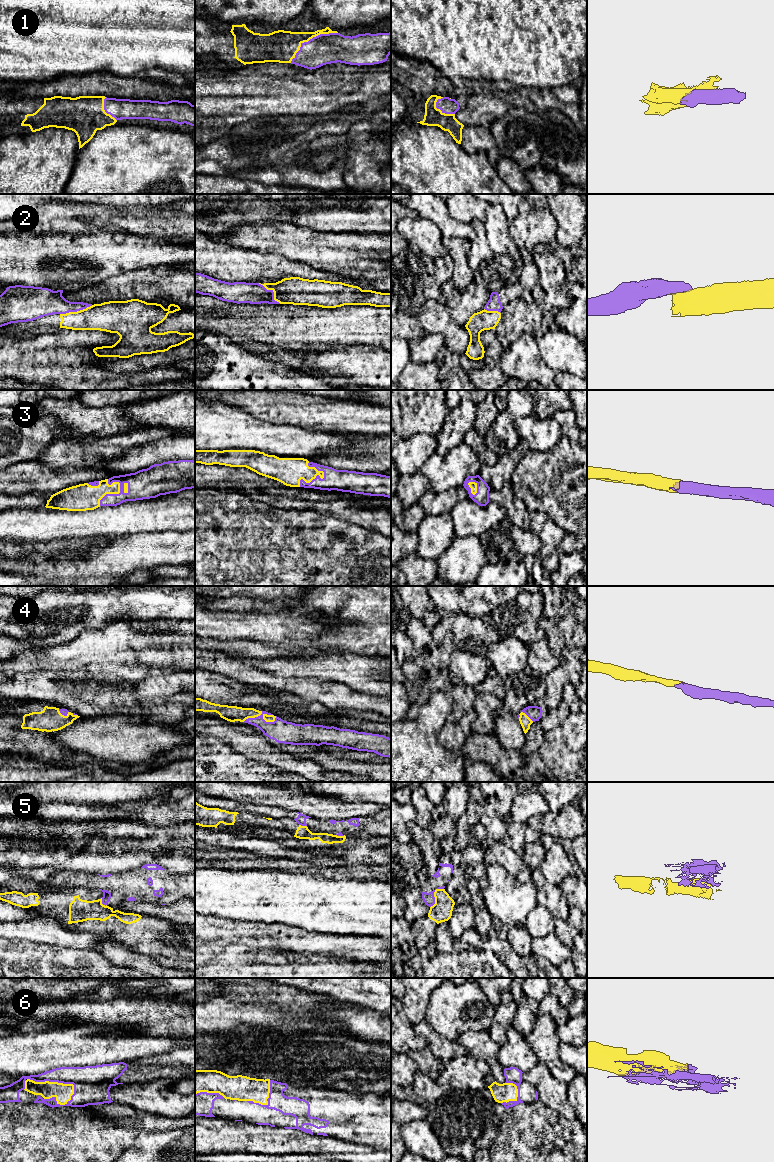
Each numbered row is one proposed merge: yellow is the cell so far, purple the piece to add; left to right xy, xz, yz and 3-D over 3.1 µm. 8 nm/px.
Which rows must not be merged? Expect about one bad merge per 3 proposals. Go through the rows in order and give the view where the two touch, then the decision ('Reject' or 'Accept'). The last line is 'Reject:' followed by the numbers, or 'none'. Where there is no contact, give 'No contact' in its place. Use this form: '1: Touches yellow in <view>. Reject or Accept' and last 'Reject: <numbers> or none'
1: Touches yellow in xz. Accept
2: Touches yellow in xy. Reject
3: Touches yellow in xz. Accept
4: Touches yellow in xz. Accept
5: Touches yellow in yz. Reject
6: Touches yellow in xy. Accept
Reject: 2, 5

